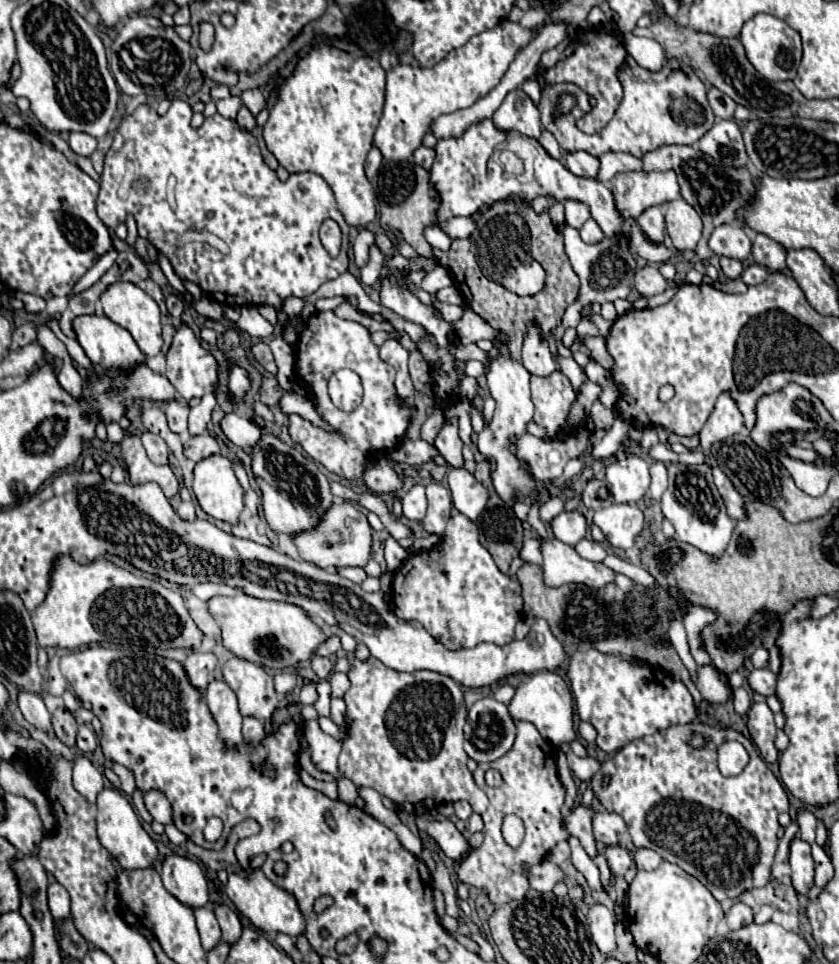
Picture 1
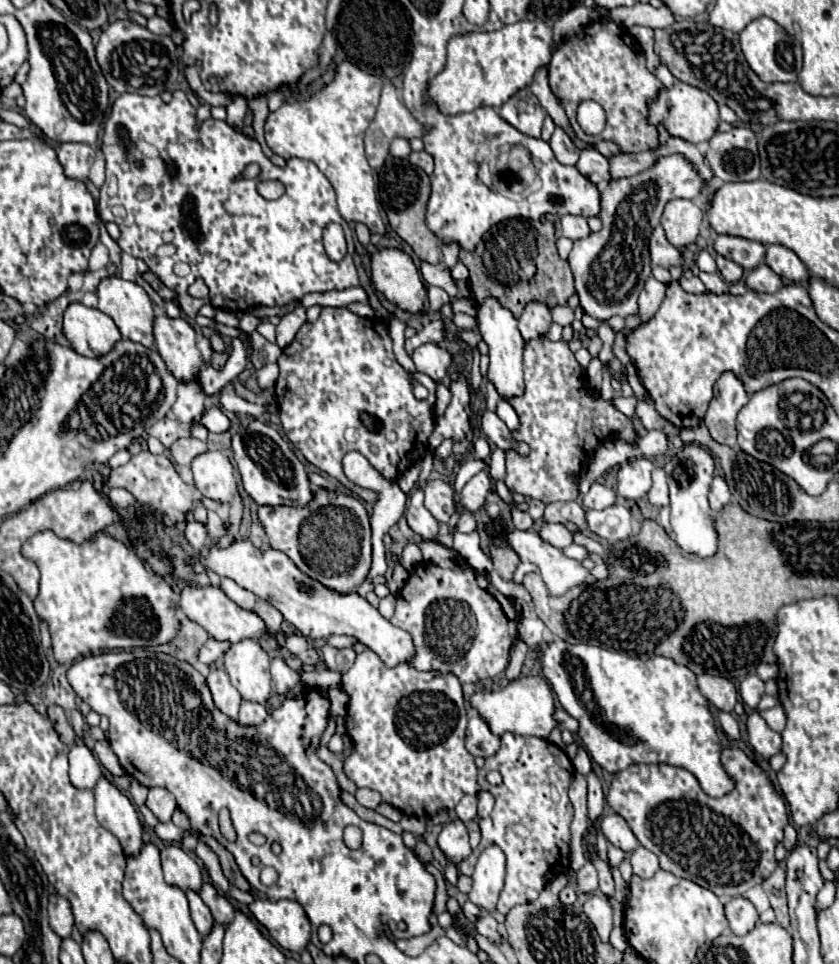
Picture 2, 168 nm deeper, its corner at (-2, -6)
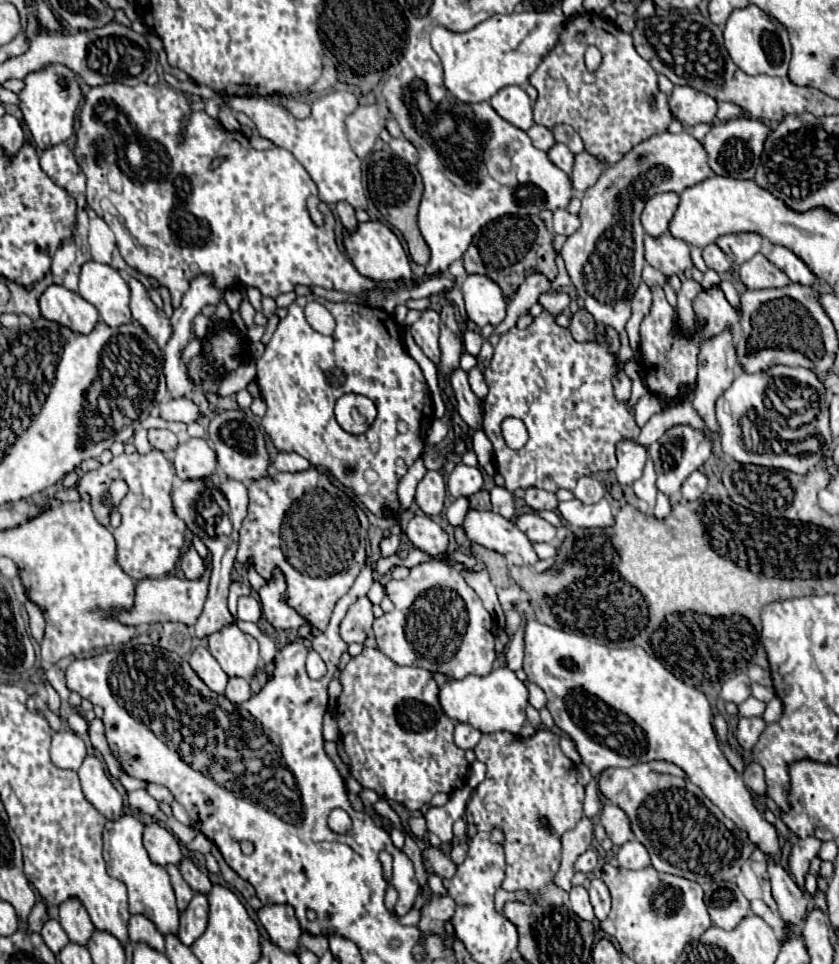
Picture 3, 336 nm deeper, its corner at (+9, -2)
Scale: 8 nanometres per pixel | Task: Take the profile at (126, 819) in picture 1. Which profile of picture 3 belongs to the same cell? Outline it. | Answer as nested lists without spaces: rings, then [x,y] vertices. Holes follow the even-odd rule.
[[[87,755],[77,773],[87,801],[107,819],[117,819],[123,811],[123,799],[109,781],[103,761],[95,755]]]

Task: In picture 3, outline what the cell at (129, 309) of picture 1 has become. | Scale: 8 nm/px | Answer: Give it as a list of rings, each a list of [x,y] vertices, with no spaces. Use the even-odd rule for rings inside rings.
[[[87,261],[79,273],[79,295],[97,307],[101,319],[109,327],[119,327],[131,321],[129,285],[117,269]]]

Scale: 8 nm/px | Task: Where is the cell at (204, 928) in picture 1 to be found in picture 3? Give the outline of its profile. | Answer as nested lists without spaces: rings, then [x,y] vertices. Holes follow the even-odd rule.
[[[169,863],[165,869],[167,869],[167,873],[171,875],[173,891],[175,891],[175,897],[177,897],[177,909],[179,909],[179,911],[185,911],[185,909],[187,909],[187,903],[189,903],[191,897],[193,897],[193,889],[185,883],[185,879],[181,877],[177,865],[171,865],[171,863]]]

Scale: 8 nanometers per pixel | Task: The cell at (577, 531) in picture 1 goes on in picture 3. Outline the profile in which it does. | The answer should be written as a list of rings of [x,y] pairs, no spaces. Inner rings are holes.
[[[523,513],[515,519],[515,525],[527,535],[529,541],[533,543],[551,543],[555,541],[555,527],[551,523],[547,523],[545,519],[537,517],[535,513]]]

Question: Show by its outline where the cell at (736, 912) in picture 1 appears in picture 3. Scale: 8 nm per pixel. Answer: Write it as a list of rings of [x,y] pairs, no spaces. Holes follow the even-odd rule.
[[[731,881],[707,883],[705,887],[705,905],[711,915],[711,921],[721,929],[733,929],[743,917],[751,913],[747,897]]]

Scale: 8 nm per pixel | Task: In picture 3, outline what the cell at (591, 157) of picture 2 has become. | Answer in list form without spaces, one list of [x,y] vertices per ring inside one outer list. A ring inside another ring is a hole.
[[[555,143],[549,151],[547,151],[549,159],[553,165],[557,165],[561,171],[565,173],[571,173],[571,167],[573,167],[573,153],[563,145],[563,143]]]

